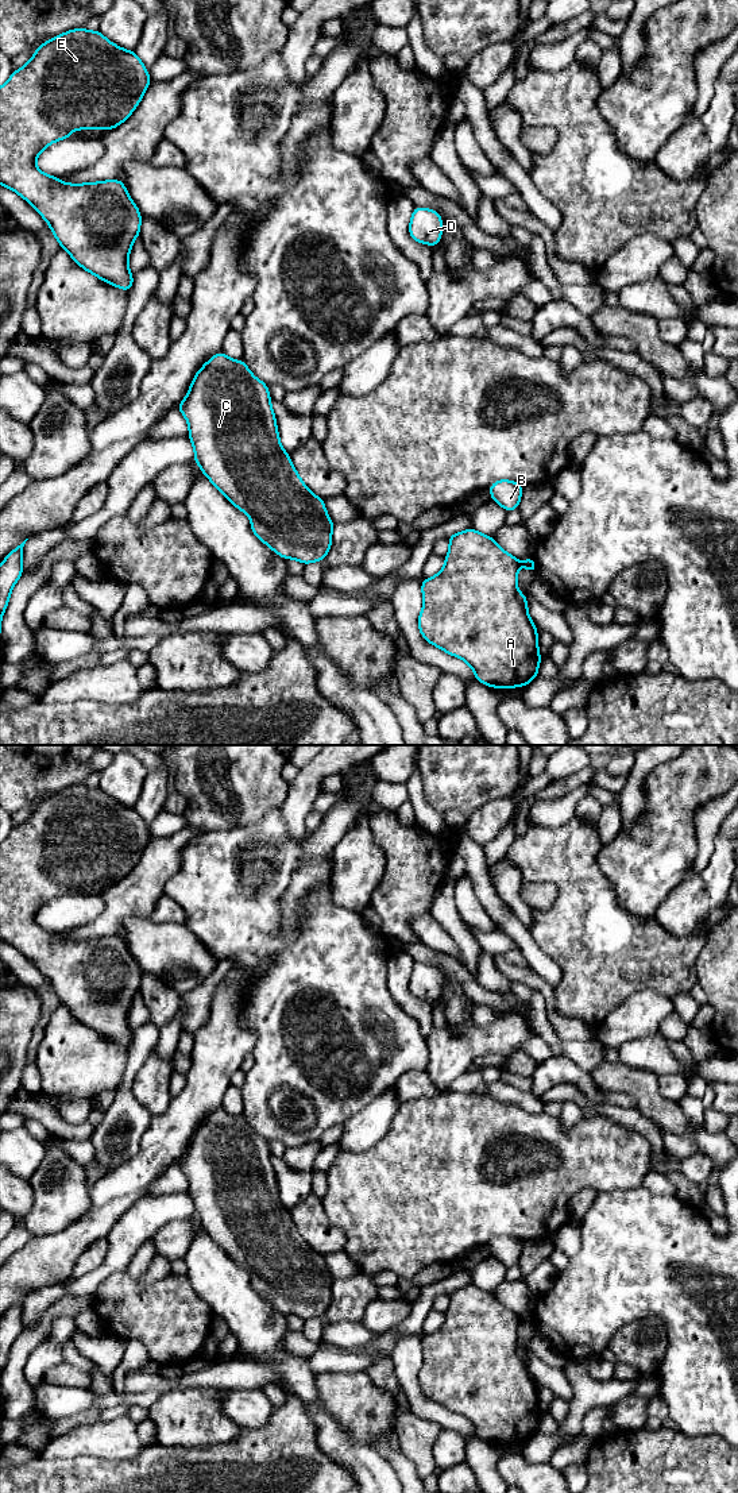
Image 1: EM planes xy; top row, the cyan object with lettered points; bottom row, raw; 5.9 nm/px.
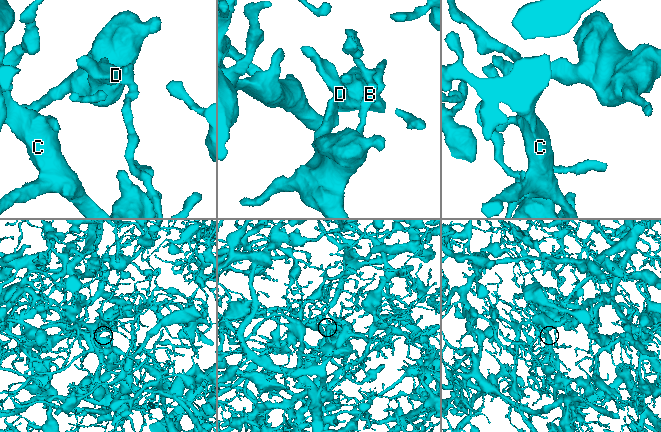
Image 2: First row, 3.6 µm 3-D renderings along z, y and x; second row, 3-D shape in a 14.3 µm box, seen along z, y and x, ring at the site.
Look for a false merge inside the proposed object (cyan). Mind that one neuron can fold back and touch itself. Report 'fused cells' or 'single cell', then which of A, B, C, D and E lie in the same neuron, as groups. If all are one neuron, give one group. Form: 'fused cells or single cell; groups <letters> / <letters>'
fused cells; groups A C D E / B

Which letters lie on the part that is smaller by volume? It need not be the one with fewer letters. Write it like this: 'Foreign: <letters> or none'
Foreign: B

